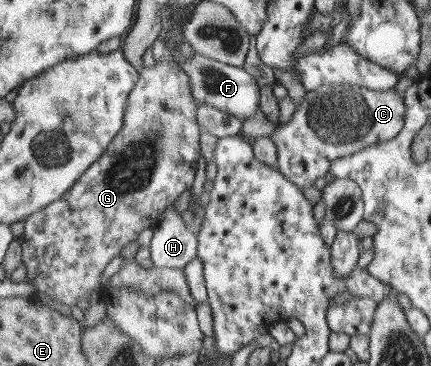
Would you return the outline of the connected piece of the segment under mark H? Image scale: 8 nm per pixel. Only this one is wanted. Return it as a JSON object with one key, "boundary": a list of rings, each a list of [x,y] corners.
{"boundary":[[[173,205],[154,227],[150,255],[155,267],[186,268],[196,257],[196,231],[184,226],[182,215]]]}

